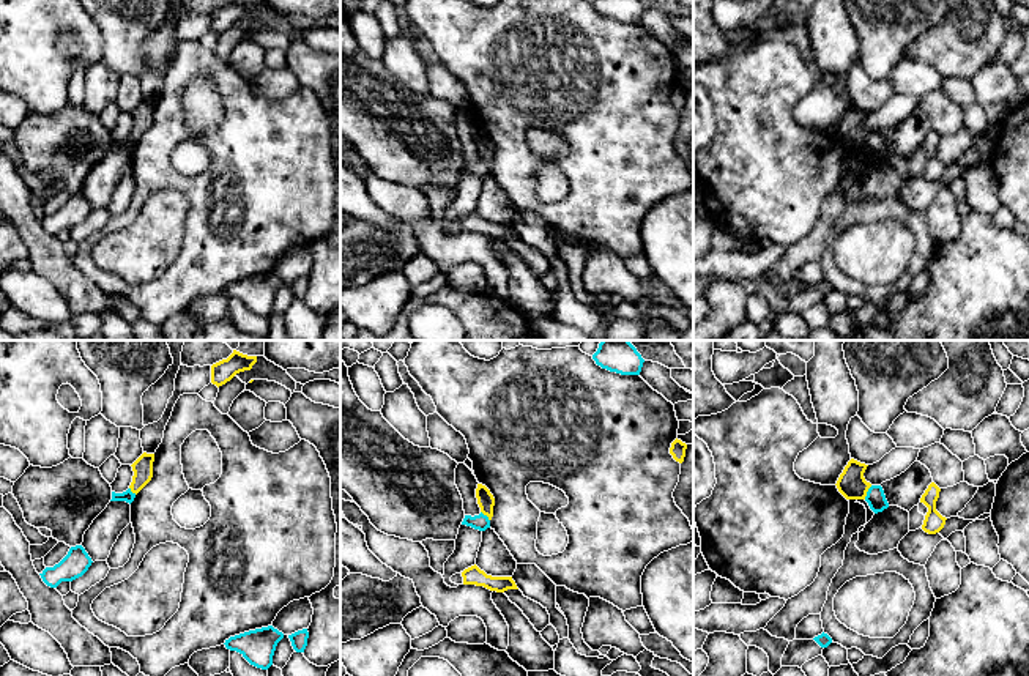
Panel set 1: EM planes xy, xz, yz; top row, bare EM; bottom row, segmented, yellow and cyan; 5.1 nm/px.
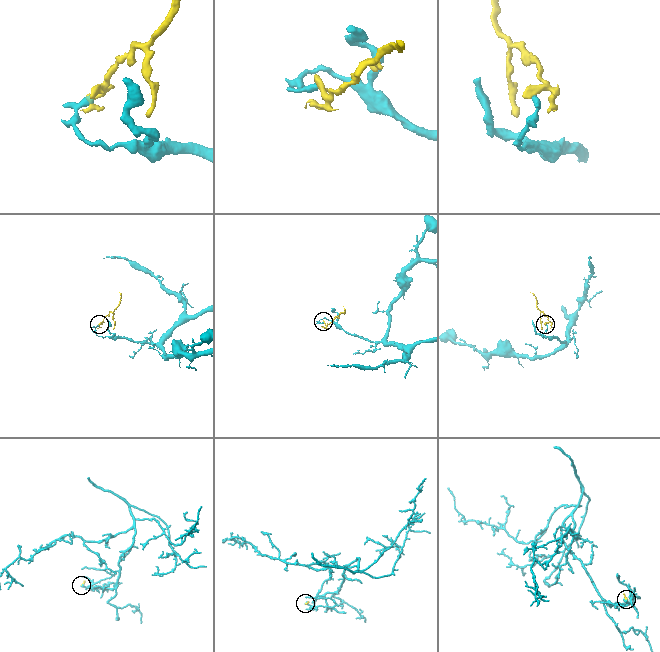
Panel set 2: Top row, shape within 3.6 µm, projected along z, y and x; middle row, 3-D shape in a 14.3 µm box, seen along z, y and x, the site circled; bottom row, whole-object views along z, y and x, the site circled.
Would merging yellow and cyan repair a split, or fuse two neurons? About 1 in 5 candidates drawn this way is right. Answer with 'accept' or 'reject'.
reject

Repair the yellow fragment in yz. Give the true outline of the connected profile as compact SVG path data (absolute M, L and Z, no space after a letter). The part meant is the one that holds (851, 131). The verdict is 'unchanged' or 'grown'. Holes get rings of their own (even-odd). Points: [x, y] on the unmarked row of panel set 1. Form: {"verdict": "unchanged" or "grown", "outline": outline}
{"verdict": "unchanged", "outline": "M854 106L845 113L835 132L846 147L865 147L867 139L871 134L864 124L867 113L868 112Z"}

